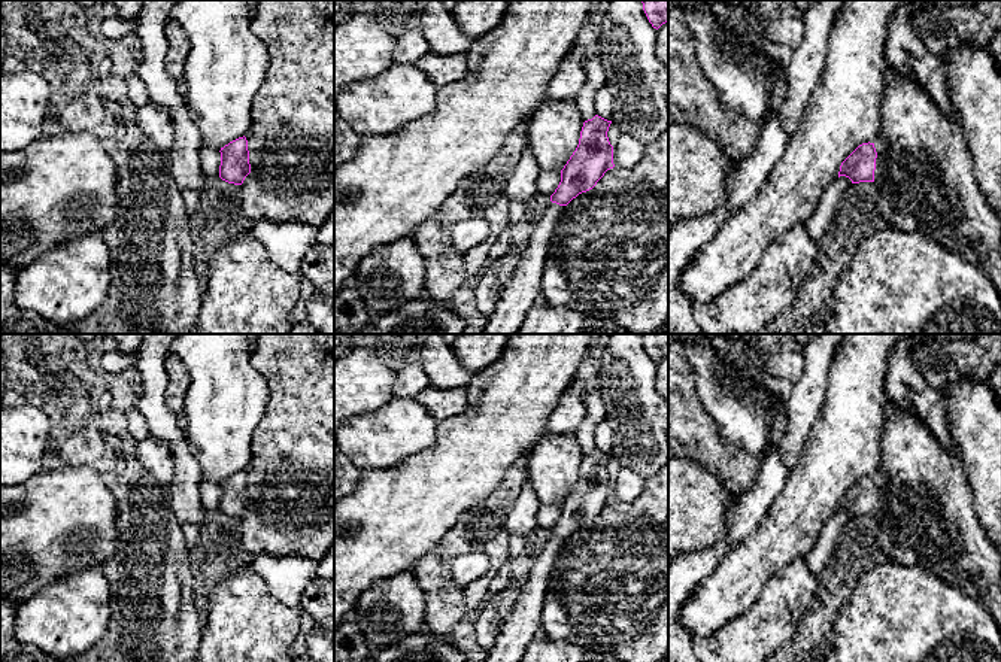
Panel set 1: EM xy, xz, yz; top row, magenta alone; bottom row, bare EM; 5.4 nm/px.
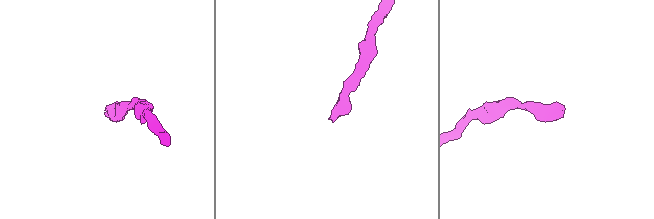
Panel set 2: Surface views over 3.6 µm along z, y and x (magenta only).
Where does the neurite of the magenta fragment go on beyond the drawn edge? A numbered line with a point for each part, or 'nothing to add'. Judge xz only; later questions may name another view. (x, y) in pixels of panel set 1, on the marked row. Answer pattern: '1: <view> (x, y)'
1: xz (522, 291)

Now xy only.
nothing to add

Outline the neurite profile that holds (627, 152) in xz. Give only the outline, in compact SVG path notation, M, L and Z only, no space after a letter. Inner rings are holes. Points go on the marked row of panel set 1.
M622 134L618 143L613 146L613 164L615 167L628 168L638 163L646 146L643 146L636 137Z

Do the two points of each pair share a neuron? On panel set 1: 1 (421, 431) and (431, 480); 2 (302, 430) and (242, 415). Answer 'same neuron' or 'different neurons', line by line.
1: different neurons
2: different neurons

